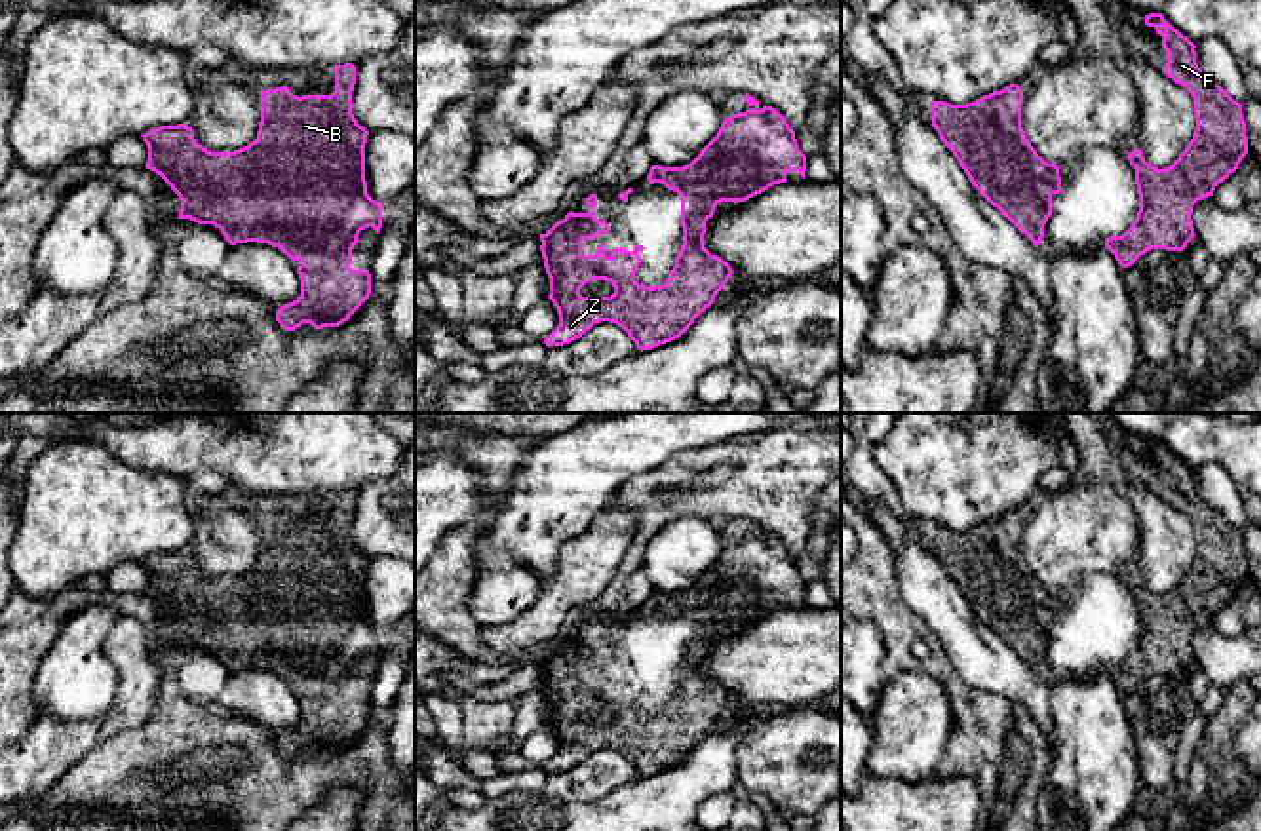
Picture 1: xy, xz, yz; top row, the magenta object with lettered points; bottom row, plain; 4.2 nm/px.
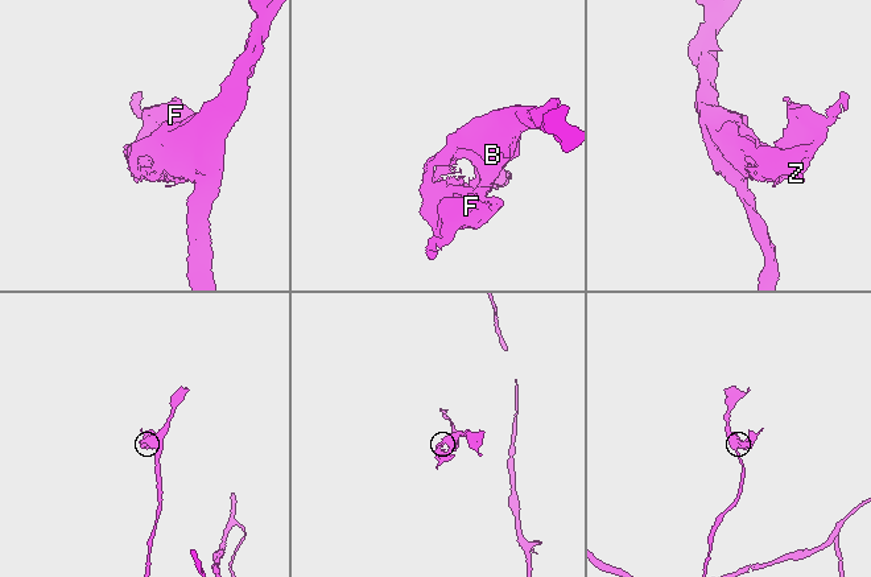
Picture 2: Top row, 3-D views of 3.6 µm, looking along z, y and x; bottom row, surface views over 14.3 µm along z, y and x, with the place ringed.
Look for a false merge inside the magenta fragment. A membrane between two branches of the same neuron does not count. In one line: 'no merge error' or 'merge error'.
no merge error

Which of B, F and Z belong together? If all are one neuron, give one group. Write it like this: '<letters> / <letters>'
B F Z

